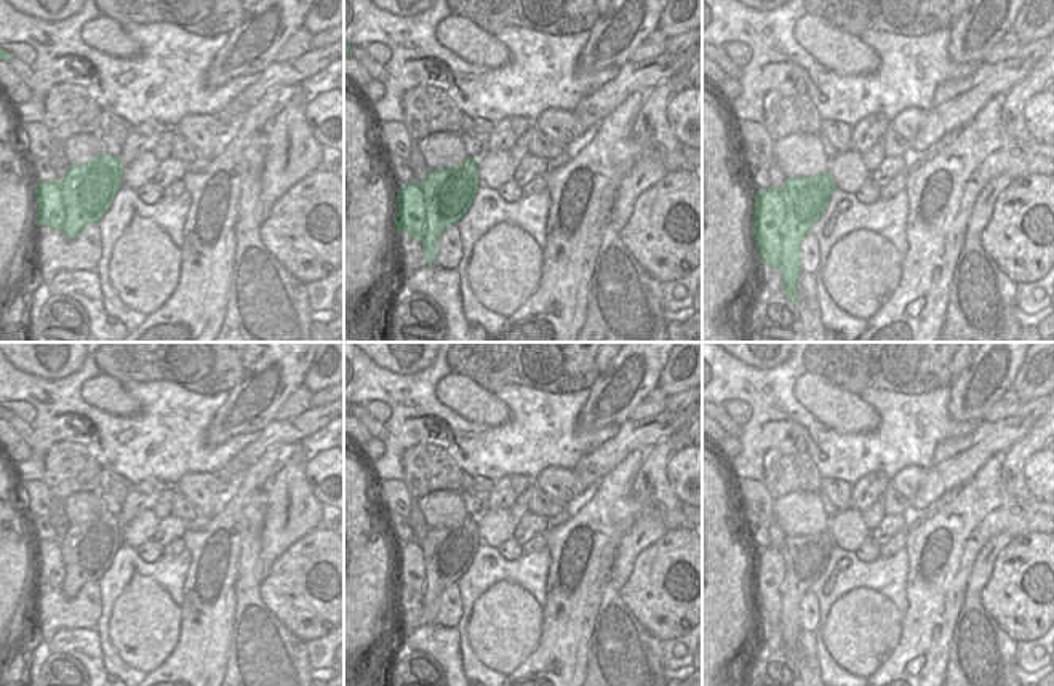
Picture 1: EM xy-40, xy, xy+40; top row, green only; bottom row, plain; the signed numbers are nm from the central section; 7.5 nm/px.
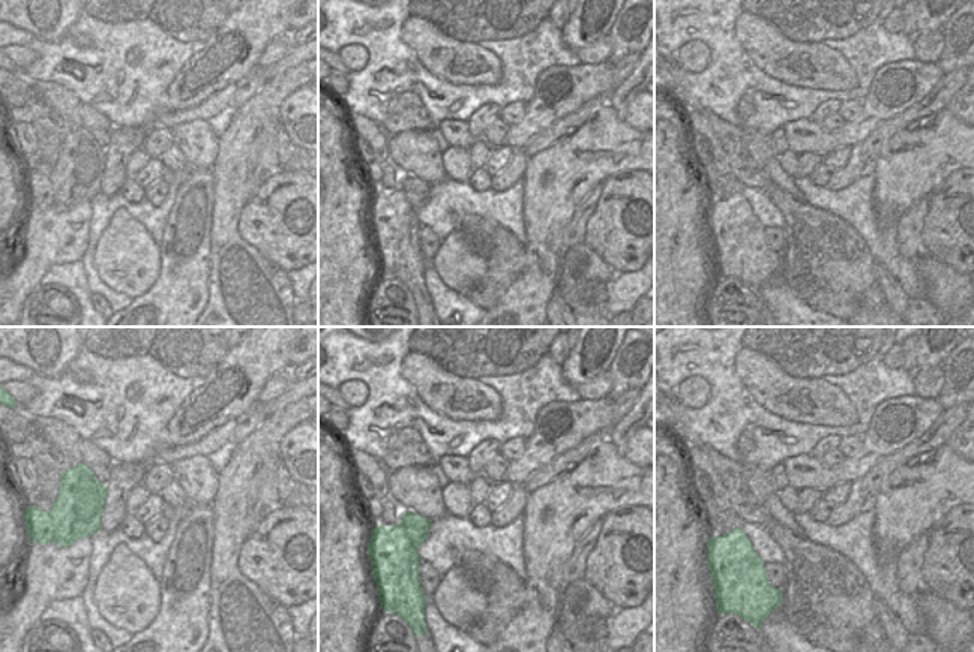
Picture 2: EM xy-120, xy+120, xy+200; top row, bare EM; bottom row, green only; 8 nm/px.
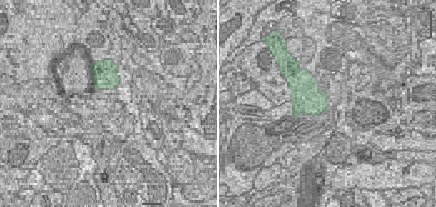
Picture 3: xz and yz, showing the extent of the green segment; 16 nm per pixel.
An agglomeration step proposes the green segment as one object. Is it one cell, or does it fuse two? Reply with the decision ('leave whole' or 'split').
split

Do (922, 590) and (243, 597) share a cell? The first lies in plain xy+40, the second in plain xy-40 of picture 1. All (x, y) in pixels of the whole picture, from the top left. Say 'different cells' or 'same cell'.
different cells

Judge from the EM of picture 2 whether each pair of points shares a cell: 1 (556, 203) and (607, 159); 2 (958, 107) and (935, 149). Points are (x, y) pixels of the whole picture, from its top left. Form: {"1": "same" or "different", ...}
{"1": "same", "2": "different"}

